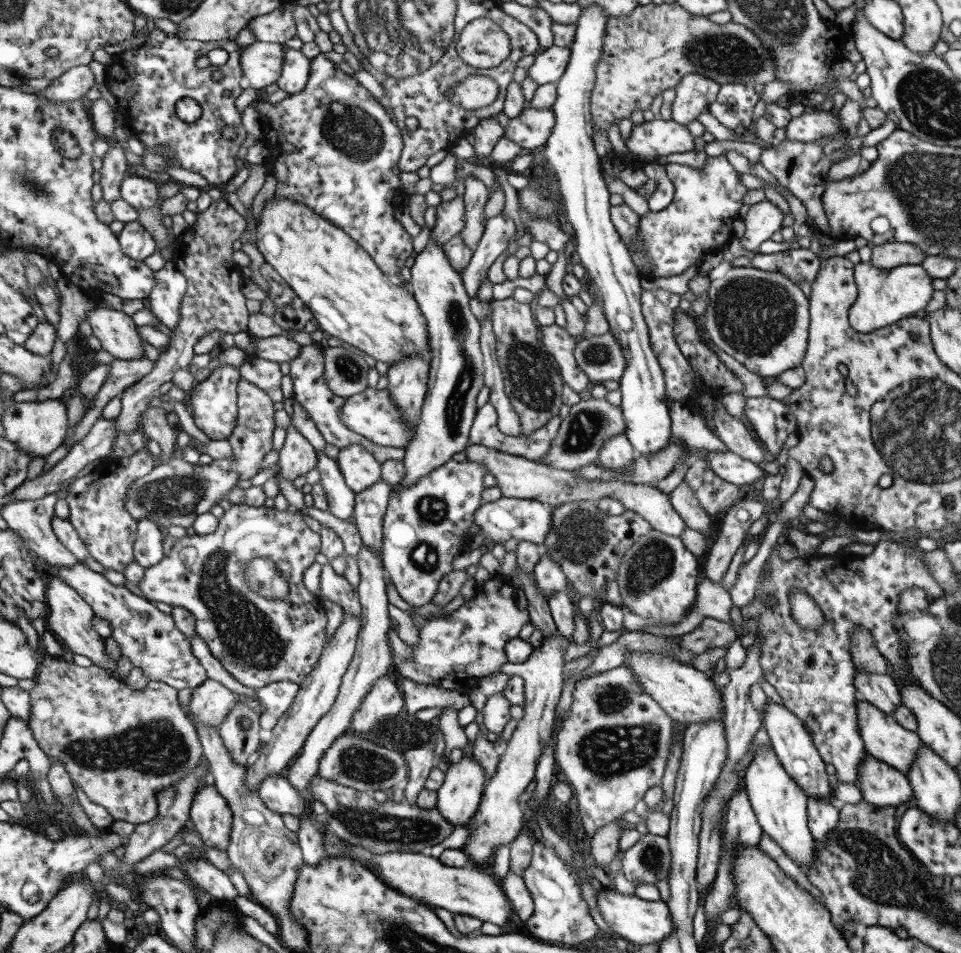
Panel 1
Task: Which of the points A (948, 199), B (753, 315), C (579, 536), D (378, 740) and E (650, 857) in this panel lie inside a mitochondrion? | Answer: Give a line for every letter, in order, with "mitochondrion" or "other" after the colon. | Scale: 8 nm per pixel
A: mitochondrion
B: mitochondrion
C: mitochondrion
D: mitochondrion
E: mitochondrion

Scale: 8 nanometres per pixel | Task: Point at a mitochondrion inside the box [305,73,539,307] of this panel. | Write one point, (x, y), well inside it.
(347, 128)

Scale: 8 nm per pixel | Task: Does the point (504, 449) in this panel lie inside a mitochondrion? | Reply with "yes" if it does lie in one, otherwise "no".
no

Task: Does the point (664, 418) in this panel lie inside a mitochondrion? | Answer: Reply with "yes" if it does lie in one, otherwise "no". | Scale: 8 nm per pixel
no

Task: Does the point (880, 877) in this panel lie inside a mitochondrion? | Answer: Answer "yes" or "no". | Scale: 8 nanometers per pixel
yes

